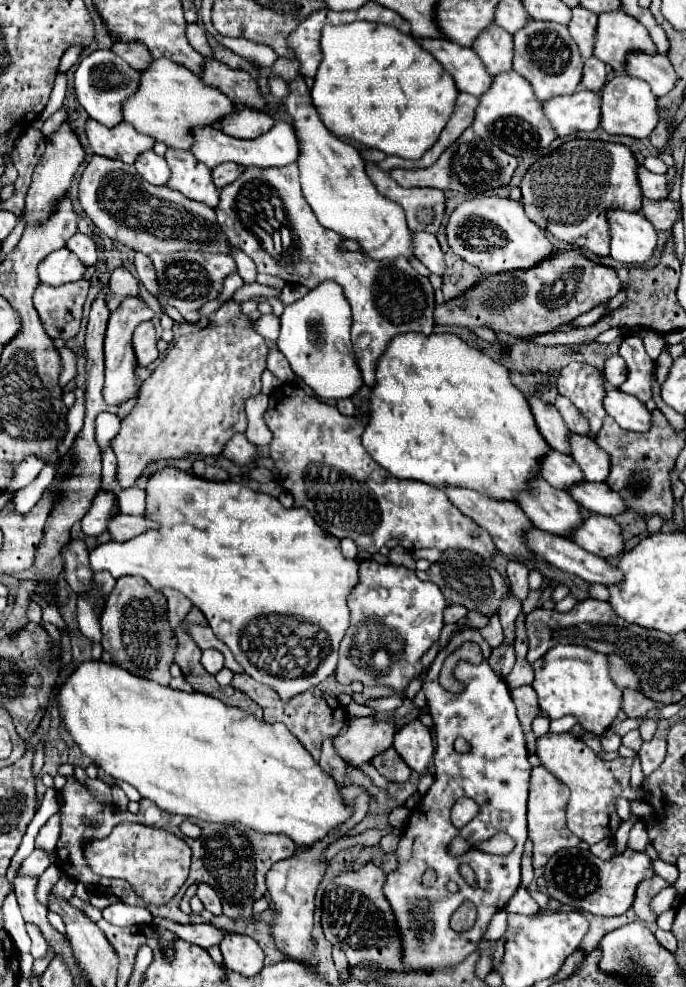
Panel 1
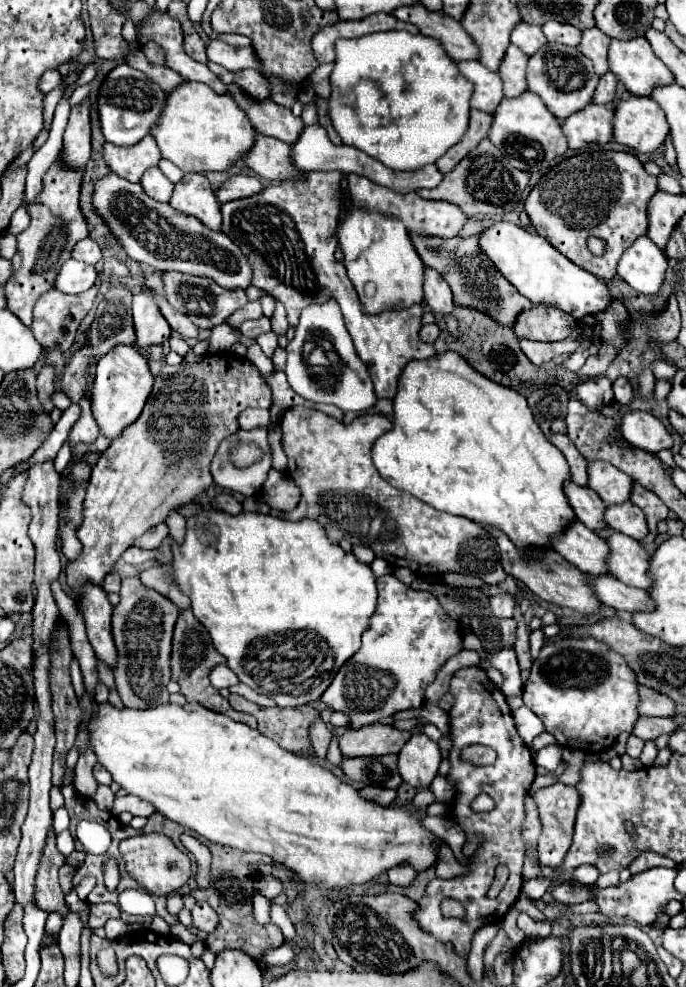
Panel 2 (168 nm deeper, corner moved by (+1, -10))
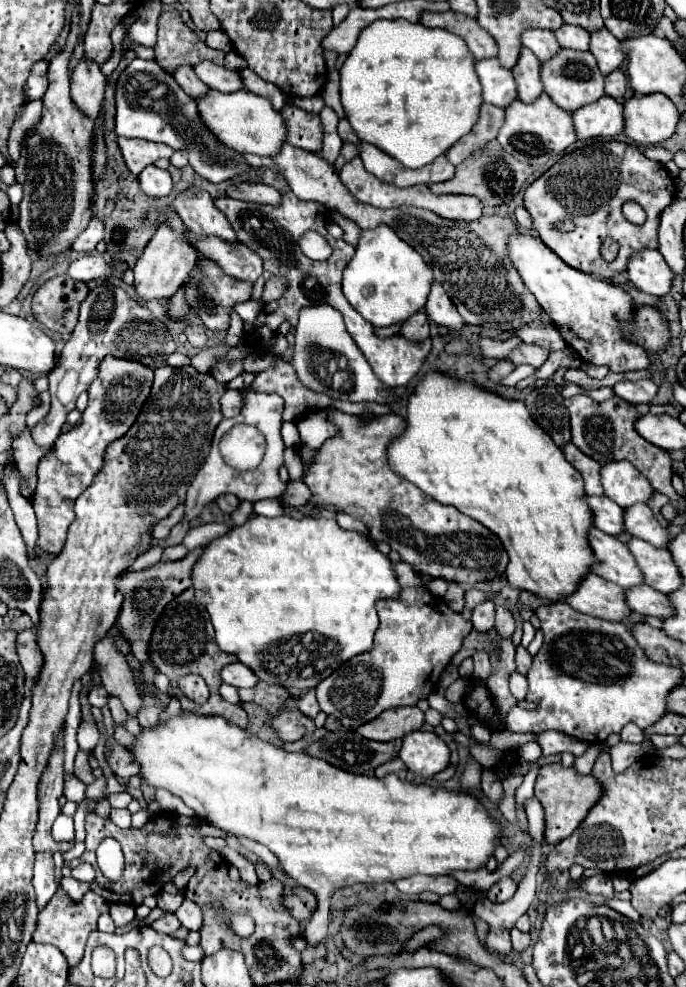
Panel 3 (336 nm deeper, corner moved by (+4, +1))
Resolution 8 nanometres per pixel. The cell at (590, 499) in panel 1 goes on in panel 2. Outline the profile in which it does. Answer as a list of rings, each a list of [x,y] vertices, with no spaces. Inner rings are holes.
[[[633,502],[623,504],[607,504],[605,508],[605,524],[617,532],[623,532],[635,540],[641,540],[647,536],[647,522],[641,508],[637,508]]]

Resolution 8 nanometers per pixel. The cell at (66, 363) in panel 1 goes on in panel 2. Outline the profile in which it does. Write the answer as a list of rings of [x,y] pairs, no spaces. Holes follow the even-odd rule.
[[[45,364],[37,376],[37,390],[39,390],[39,398],[43,402],[43,408],[47,412],[51,412],[53,406],[53,392],[55,392],[55,366],[53,364]]]

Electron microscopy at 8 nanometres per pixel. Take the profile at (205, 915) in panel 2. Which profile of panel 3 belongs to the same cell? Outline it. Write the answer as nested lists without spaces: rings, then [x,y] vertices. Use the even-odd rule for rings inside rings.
[[[184,901],[178,907],[176,917],[178,917],[180,925],[188,931],[198,931],[200,925],[202,925],[202,909],[196,907],[196,903],[192,903],[192,901]]]

